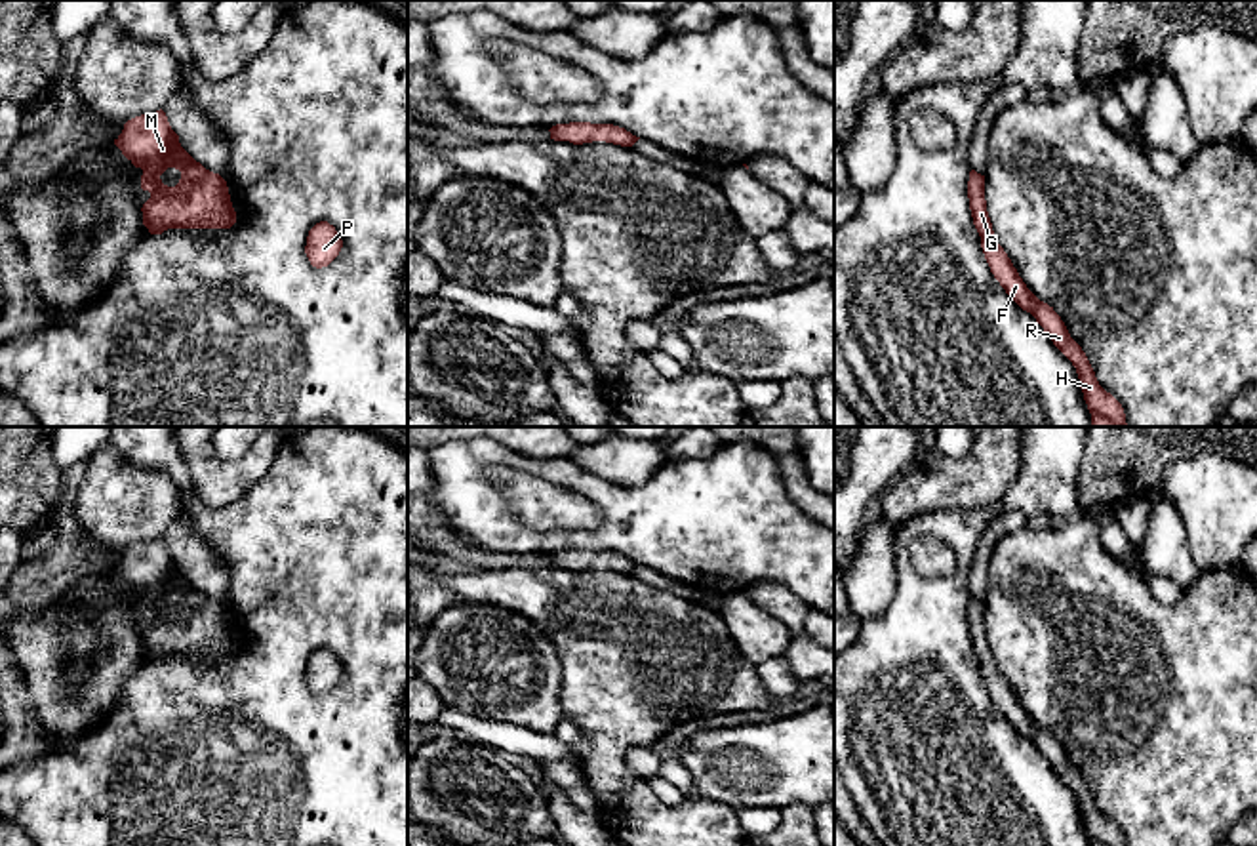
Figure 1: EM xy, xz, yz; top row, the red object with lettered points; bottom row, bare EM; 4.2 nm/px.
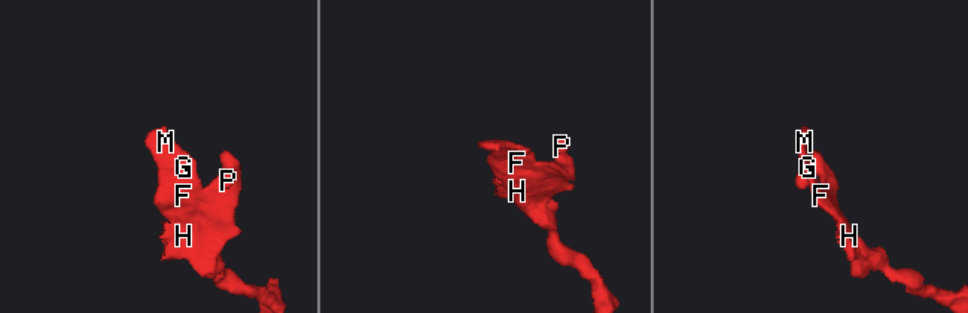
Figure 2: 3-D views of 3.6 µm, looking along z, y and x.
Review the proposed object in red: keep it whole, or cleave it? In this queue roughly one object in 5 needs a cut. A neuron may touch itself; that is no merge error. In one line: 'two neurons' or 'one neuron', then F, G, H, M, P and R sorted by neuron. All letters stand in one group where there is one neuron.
one neuron; groups F G H M P R

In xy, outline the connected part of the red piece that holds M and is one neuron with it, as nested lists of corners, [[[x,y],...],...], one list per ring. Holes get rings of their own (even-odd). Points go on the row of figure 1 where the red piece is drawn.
[[[162,109],[128,120],[114,145],[143,170],[141,189],[150,198],[141,212],[150,234],[168,229],[230,229],[236,223],[227,181],[181,147]],[[168,168],[181,171],[175,187],[160,179]]]

